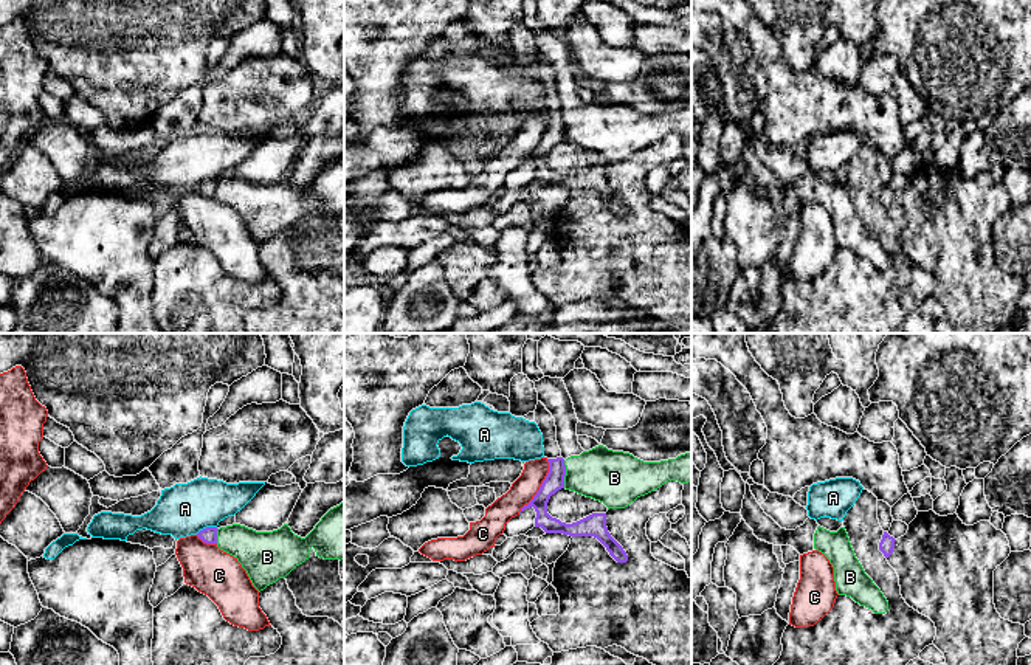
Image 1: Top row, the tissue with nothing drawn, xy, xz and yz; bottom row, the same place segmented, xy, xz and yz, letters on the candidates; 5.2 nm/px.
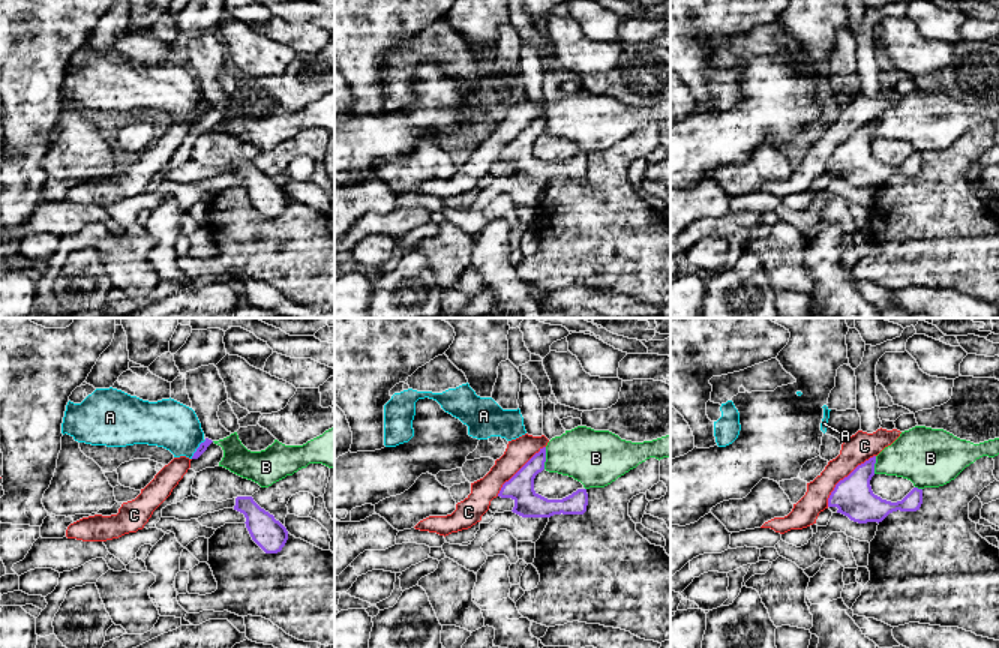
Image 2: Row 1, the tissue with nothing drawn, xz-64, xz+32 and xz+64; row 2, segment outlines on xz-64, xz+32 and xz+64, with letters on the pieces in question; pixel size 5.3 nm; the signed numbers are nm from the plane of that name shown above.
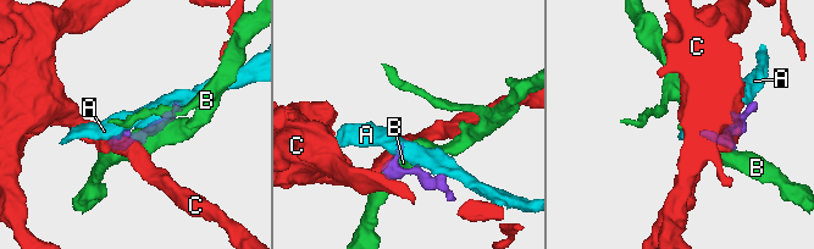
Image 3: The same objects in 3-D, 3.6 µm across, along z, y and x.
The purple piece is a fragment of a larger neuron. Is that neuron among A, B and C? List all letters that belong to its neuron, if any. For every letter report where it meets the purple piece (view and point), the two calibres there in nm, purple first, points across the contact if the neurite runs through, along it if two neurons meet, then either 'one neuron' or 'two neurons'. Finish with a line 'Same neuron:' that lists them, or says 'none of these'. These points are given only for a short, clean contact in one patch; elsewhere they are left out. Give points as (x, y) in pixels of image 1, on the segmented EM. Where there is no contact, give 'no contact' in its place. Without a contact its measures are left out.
A: xy (206, 527) | 90/280 nm | along xy (216, 526), (206, 526), (196, 534) | two neurons
B: xz (565, 475) | 100/280 nm | two neurons
C: xz (541, 485) | 100/130 nm | along xz (548, 459), (546, 478), (537, 493), (518, 512) | two neurons
Same neuron: none of these

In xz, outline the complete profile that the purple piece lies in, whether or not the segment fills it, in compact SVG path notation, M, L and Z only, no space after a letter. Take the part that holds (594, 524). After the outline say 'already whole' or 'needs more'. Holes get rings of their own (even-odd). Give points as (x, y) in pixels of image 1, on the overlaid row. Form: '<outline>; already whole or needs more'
M538 401L535 409L535 423L543 434L544 457L549 462L549 473L533 499L524 505L521 512L533 507L536 512L535 527L541 527L546 533L563 533L572 538L594 536L606 547L617 563L626 563L626 552L608 532L606 513L592 513L572 524L561 522L547 513L550 496L564 488L566 465L557 442L555 419L541 401Z; needs more

